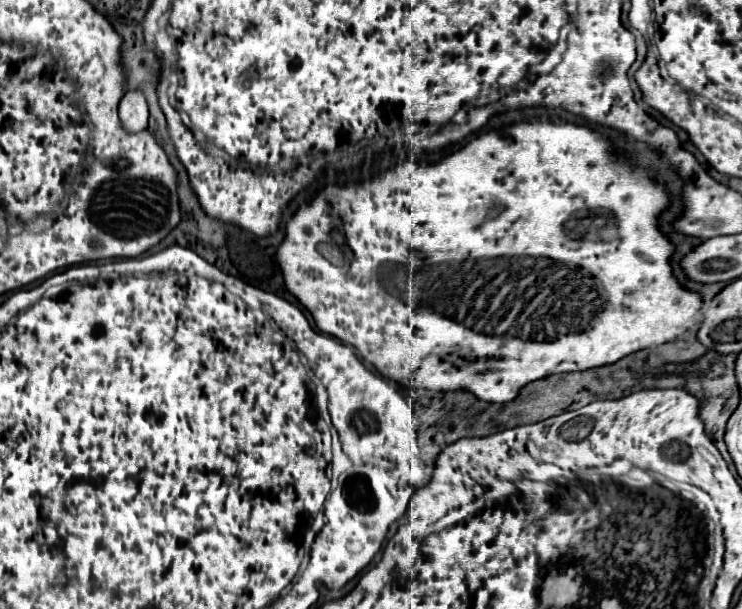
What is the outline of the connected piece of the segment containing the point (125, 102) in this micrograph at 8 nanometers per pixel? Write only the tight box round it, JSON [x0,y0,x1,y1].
[119,91,149,133]

